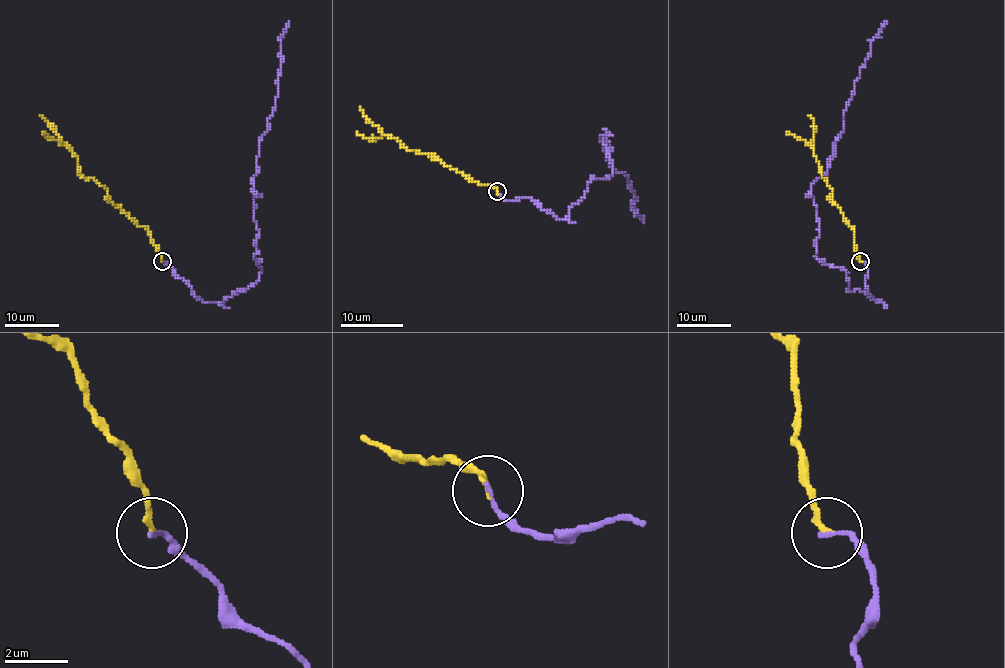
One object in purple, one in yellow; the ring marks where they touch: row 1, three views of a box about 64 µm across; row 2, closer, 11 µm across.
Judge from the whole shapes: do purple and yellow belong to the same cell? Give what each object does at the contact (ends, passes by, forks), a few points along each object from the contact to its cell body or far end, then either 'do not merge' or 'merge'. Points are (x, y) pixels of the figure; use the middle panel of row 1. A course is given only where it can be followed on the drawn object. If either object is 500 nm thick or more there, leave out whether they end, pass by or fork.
purple ends there; yellow ends there; purple runs (498, 192), (563, 220), (591, 179), (610, 175), (602, 134), (644, 220); yellow runs (498, 192), (495, 187), (481, 186), (429, 154), (409, 151), (395, 137), (365, 139), (356, 133); merge

